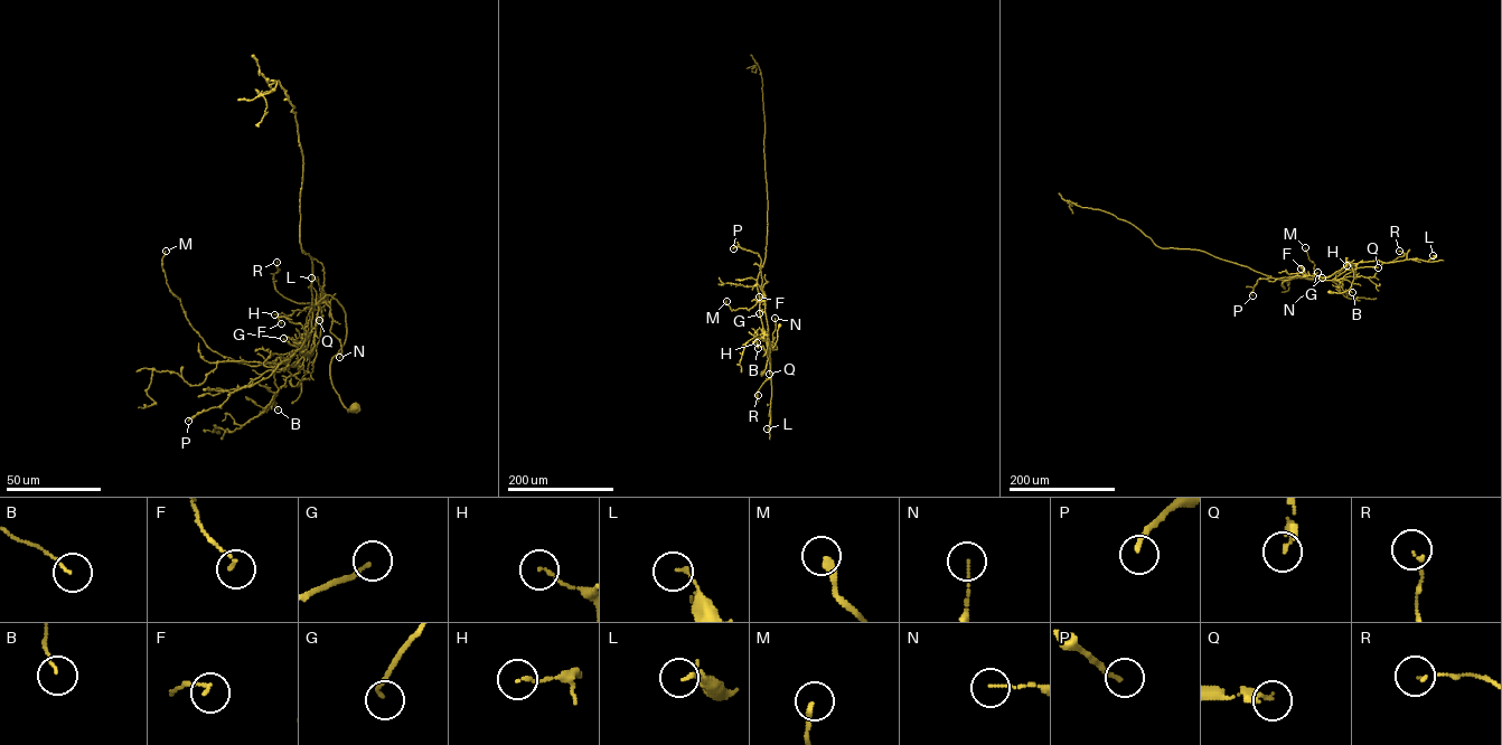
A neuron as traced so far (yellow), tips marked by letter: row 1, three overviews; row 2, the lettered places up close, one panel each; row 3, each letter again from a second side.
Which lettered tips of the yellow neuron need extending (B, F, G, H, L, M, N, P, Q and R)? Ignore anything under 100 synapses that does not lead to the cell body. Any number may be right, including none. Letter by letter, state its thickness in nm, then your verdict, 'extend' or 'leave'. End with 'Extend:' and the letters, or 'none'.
B: 80 nm | leave
F: 110 nm | leave
G: 130 nm | leave
H: 110 nm | leave
L: 120 nm | leave
M: 220 nm | leave
N: 90 nm | leave
P: 160 nm | leave
Q: 240 nm | extend
R: 110 nm | leave
Extend: Q

